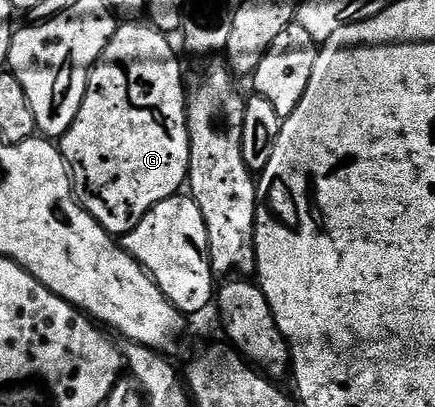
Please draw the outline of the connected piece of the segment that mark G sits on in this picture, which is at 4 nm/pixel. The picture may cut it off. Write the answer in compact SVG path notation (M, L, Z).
M117 24L116 34L110 39L106 51L102 51L100 60L88 75L86 95L82 99L82 107L78 107L78 115L74 123L59 138L58 148L64 162L72 170L74 192L81 205L89 215L96 220L106 232L113 235L123 235L138 227L138 223L154 206L162 203L167 197L175 197L185 188L188 180L188 164L190 163L190 139L188 138L188 107L186 104L186 85L184 89L184 73L180 70L180 61L172 50L167 36L152 28L151 24L124 25Z

